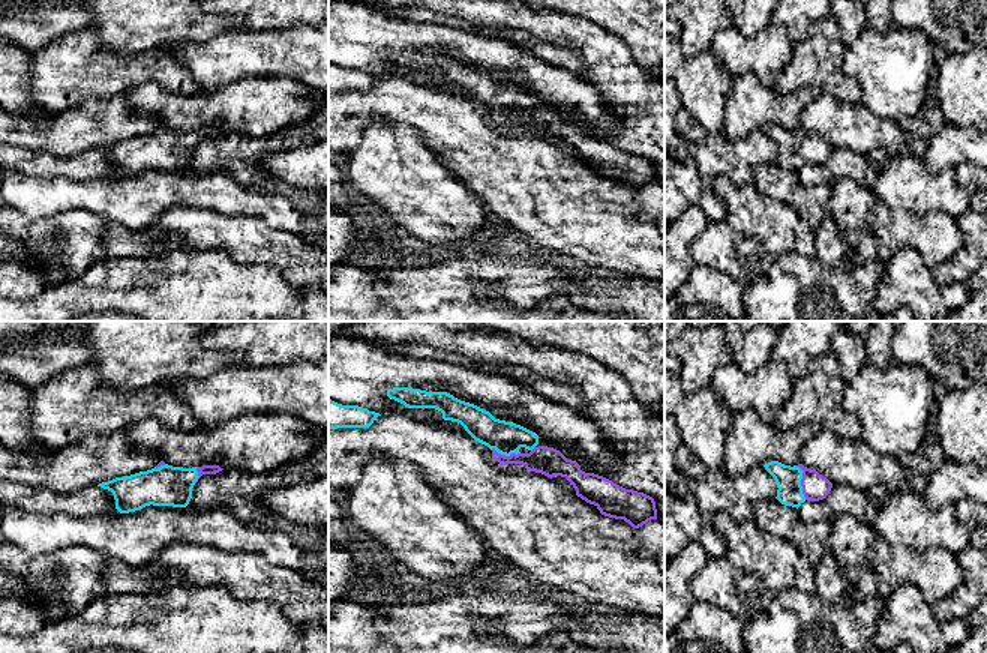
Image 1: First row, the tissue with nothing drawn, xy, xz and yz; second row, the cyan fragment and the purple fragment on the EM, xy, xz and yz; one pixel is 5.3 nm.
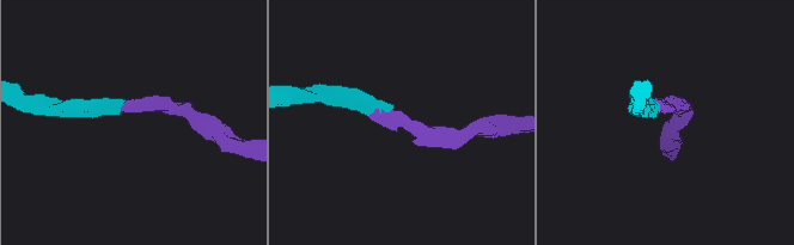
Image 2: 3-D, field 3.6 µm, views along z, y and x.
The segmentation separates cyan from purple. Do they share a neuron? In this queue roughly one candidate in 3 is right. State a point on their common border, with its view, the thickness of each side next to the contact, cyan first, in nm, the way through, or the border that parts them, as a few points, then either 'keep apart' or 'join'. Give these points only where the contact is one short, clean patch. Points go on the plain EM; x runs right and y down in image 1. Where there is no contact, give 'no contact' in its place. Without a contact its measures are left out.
yz (800, 146) | 140/140 nm | across yz (788, 143), (800, 146), (815, 150) | join

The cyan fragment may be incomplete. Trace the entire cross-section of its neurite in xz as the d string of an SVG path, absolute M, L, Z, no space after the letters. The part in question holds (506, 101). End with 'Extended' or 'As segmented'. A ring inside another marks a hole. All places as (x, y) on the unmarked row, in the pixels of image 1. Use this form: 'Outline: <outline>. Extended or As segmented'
Outline: M393 51L387 60L408 72L435 72L444 84L460 87L478 107L492 114L492 123L501 129L522 128L526 134L548 141L566 141L576 159L594 168L602 179L624 183L639 192L657 183L652 161L626 153L612 144L580 134L576 125L567 123L560 114L538 108L538 99L520 89L495 83L489 75L460 65L447 56L426 56L412 51Z. Extended

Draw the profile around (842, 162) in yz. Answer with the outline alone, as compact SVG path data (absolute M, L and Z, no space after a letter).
M832 149L830 158L819 165L806 164L798 171L798 177L806 186L819 183L836 183L849 177L864 188L872 189L876 180L876 170L870 167L867 156L848 149Z

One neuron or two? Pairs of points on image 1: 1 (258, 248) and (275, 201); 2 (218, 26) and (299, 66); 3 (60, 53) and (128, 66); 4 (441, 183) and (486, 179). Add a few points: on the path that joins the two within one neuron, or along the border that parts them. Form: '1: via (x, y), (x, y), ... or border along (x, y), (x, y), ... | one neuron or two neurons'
1: border along (233, 213), (261, 216), (270, 225), (300, 236) | two neurons
2: border along (243, 26), (219, 32), (209, 39), (192, 39) | two neurons
3: via (77, 66), (111, 66) | one neuron
4: border along (440, 155), (446, 165), (486, 207) | two neurons

